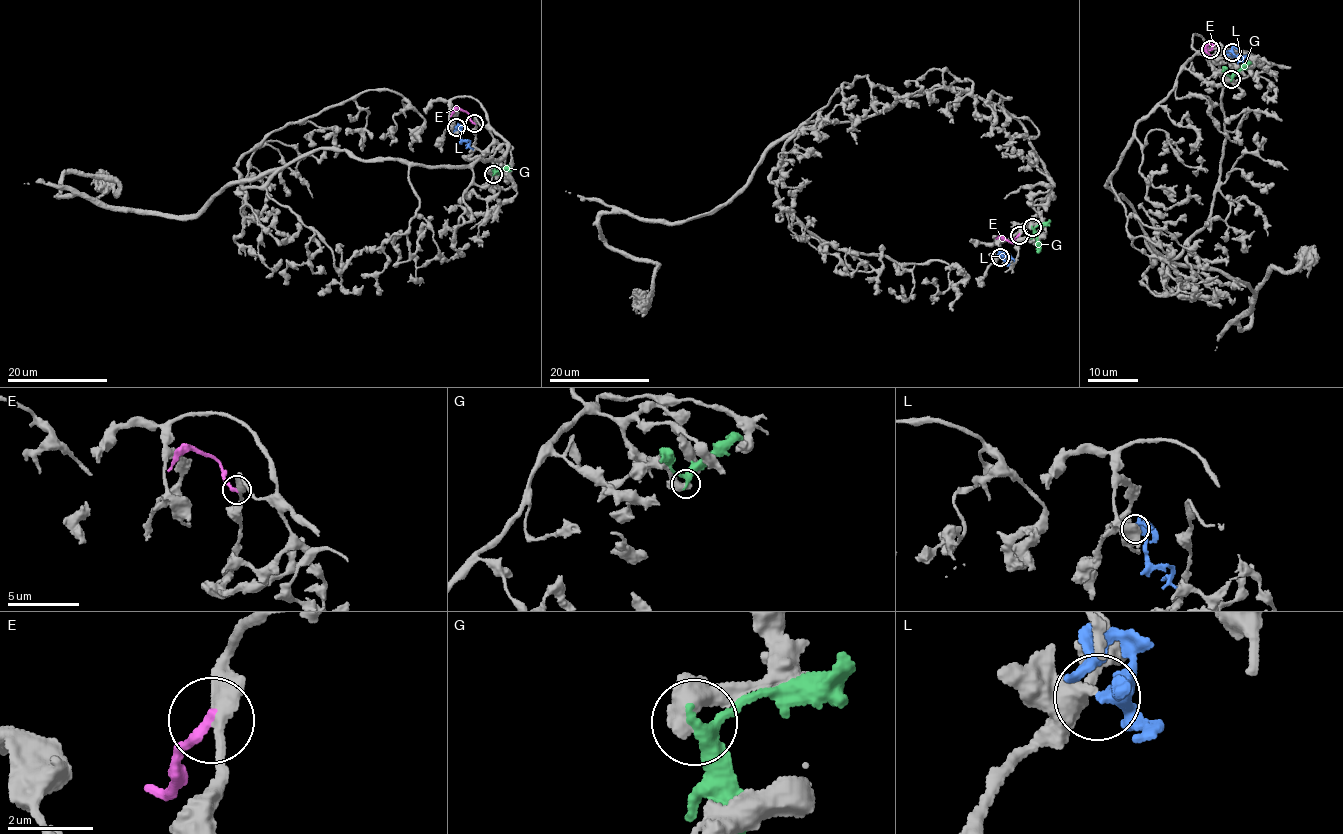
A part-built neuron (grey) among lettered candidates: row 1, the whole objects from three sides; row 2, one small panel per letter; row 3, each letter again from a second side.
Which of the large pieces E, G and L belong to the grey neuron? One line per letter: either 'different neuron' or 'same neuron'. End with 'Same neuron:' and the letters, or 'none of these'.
E: different neuron
G: different neuron
L: different neuron
Same neuron: none of these

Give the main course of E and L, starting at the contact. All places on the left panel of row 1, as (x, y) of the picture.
E: (474, 123), (466, 111), (457, 109), (450, 116)
L: (456, 127), (460, 136), (469, 142), (465, 146)

